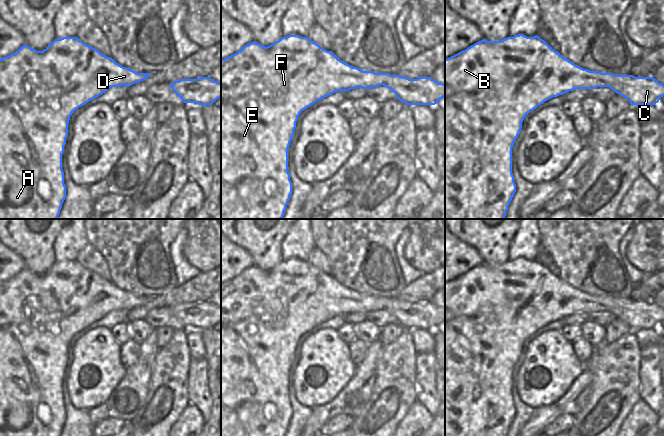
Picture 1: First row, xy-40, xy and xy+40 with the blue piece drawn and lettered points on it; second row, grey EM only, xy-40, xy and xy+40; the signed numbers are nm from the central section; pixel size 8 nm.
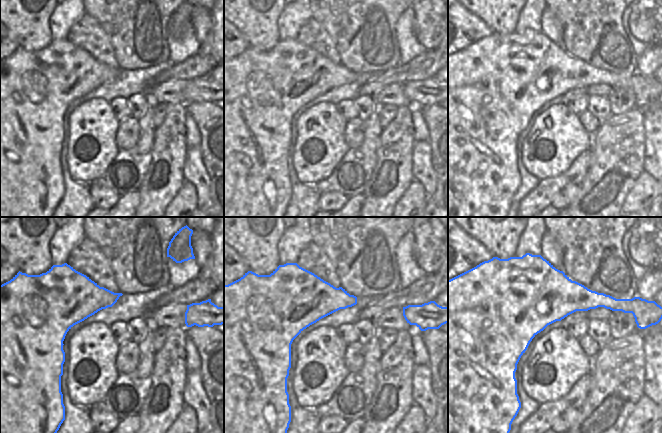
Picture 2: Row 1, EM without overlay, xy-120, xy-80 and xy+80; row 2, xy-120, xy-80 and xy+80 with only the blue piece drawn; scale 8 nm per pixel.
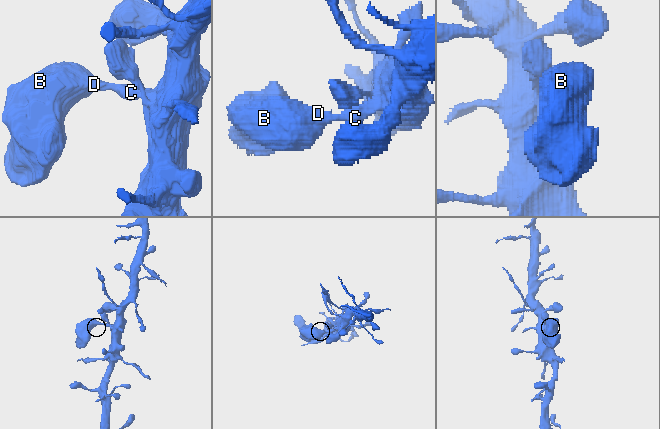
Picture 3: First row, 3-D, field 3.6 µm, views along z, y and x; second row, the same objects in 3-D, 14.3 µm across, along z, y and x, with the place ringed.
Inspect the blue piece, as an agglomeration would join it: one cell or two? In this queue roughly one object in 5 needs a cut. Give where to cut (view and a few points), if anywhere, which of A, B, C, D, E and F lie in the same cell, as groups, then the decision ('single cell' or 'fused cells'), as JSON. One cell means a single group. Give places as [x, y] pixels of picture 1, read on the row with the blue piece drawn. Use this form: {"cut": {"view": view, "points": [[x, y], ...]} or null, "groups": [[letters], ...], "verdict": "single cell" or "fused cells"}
{"cut": null, "groups": [["A", "B", "C", "D", "E", "F"]], "verdict": "single cell"}

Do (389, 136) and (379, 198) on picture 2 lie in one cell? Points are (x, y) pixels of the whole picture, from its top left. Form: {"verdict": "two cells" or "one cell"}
{"verdict": "one cell"}

